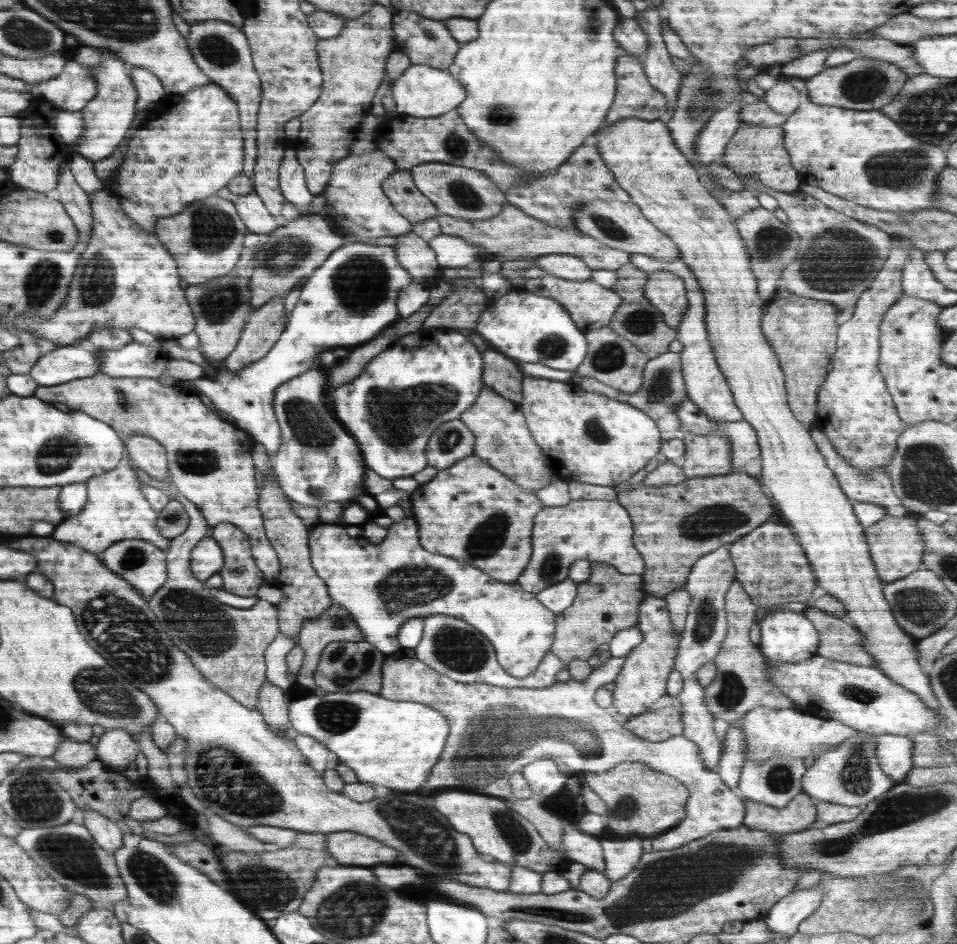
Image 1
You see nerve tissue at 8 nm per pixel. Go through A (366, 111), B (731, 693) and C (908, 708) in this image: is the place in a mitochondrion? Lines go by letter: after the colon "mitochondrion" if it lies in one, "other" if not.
A: other
B: mitochondrion
C: other

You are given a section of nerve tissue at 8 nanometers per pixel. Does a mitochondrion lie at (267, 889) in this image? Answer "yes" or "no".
yes

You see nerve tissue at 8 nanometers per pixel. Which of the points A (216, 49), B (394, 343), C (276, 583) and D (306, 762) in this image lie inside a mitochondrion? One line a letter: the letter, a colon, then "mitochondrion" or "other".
A: mitochondrion
B: other
C: other
D: other

